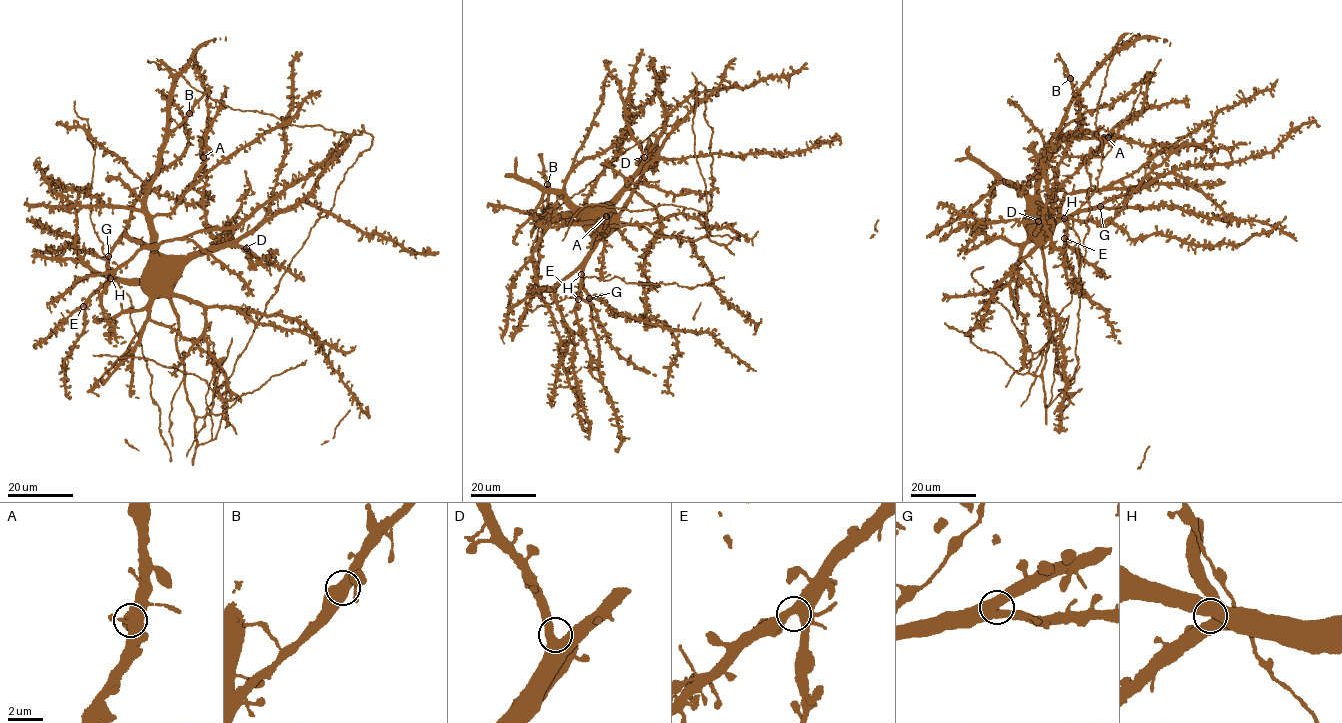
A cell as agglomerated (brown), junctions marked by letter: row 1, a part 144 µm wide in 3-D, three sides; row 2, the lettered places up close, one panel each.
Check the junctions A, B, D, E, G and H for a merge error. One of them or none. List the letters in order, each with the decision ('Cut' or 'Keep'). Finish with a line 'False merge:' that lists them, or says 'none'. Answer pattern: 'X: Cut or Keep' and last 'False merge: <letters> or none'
A: Keep
B: Keep
D: Keep
E: Keep
G: Keep
H: Keep
False merge: none

